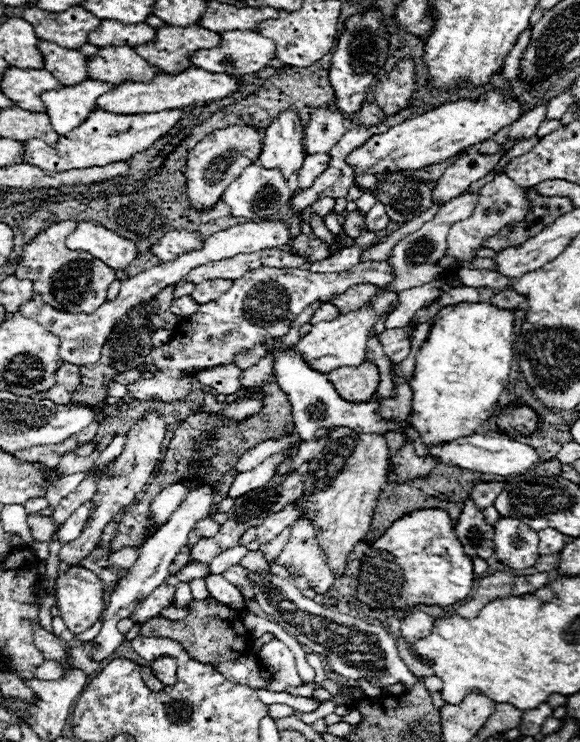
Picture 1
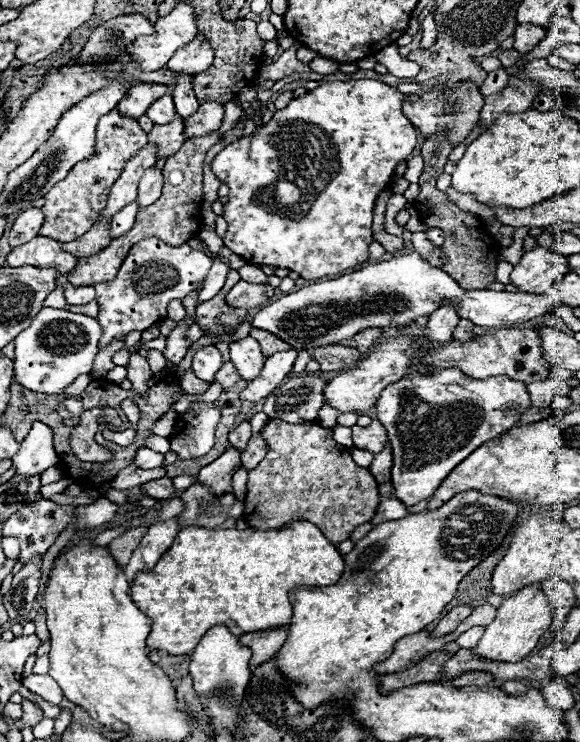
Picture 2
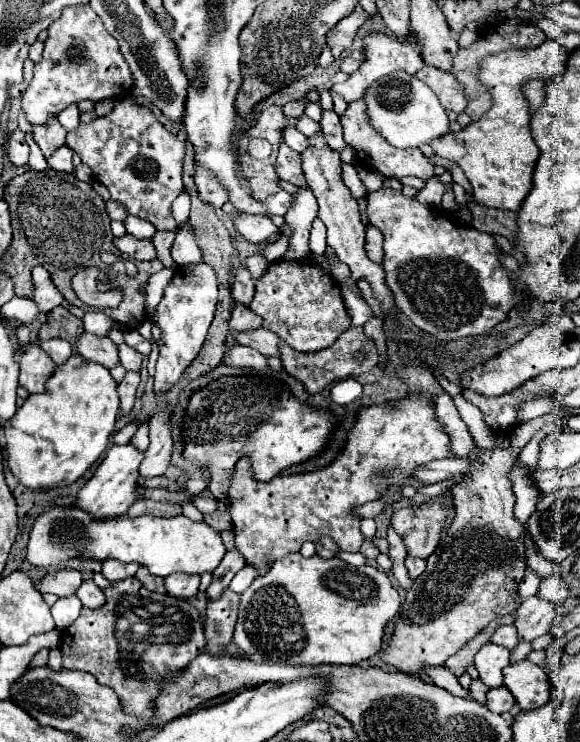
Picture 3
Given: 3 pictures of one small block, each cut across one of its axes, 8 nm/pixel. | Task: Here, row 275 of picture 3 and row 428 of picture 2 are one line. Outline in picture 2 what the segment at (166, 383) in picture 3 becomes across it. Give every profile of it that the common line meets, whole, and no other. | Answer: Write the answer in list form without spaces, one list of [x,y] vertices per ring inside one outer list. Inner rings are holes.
[[[198,404],[184,416],[178,416],[172,434],[168,436],[170,448],[180,460],[190,460],[208,454],[214,446],[214,428],[220,420],[216,404]]]

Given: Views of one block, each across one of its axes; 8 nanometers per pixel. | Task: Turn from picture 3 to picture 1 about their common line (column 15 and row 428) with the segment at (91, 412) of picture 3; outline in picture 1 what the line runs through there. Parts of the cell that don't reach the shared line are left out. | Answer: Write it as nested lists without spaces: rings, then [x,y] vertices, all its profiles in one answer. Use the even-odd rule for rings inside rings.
[[[458,302],[454,306],[442,308],[434,324],[430,328],[428,340],[420,348],[416,356],[416,368],[414,368],[414,380],[412,380],[412,410],[416,416],[412,418],[412,426],[418,428],[422,440],[426,444],[440,444],[450,442],[454,438],[470,436],[474,430],[494,414],[498,396],[504,390],[504,384],[510,376],[510,364],[514,358],[514,310],[510,308],[496,308],[488,302],[470,304],[470,302]]]

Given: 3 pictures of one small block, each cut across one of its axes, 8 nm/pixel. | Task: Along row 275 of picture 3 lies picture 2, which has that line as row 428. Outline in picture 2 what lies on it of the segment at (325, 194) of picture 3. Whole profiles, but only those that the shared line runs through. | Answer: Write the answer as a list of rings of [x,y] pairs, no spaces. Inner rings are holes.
[[[372,420],[368,426],[354,424],[352,434],[354,434],[354,446],[360,450],[368,450],[372,454],[380,452],[384,448],[384,444],[388,442],[386,428],[378,420]]]

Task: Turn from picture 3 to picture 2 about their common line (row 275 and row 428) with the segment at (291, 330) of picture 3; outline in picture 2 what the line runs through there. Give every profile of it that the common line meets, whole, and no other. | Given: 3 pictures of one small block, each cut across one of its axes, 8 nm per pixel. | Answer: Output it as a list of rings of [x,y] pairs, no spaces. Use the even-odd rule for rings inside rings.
[[[268,420],[260,434],[268,444],[268,454],[250,470],[242,514],[252,528],[272,530],[292,520],[308,520],[316,524],[332,544],[338,544],[348,540],[356,526],[374,518],[382,502],[378,484],[370,470],[358,466],[350,450],[332,438],[330,428],[316,422],[288,424]]]

